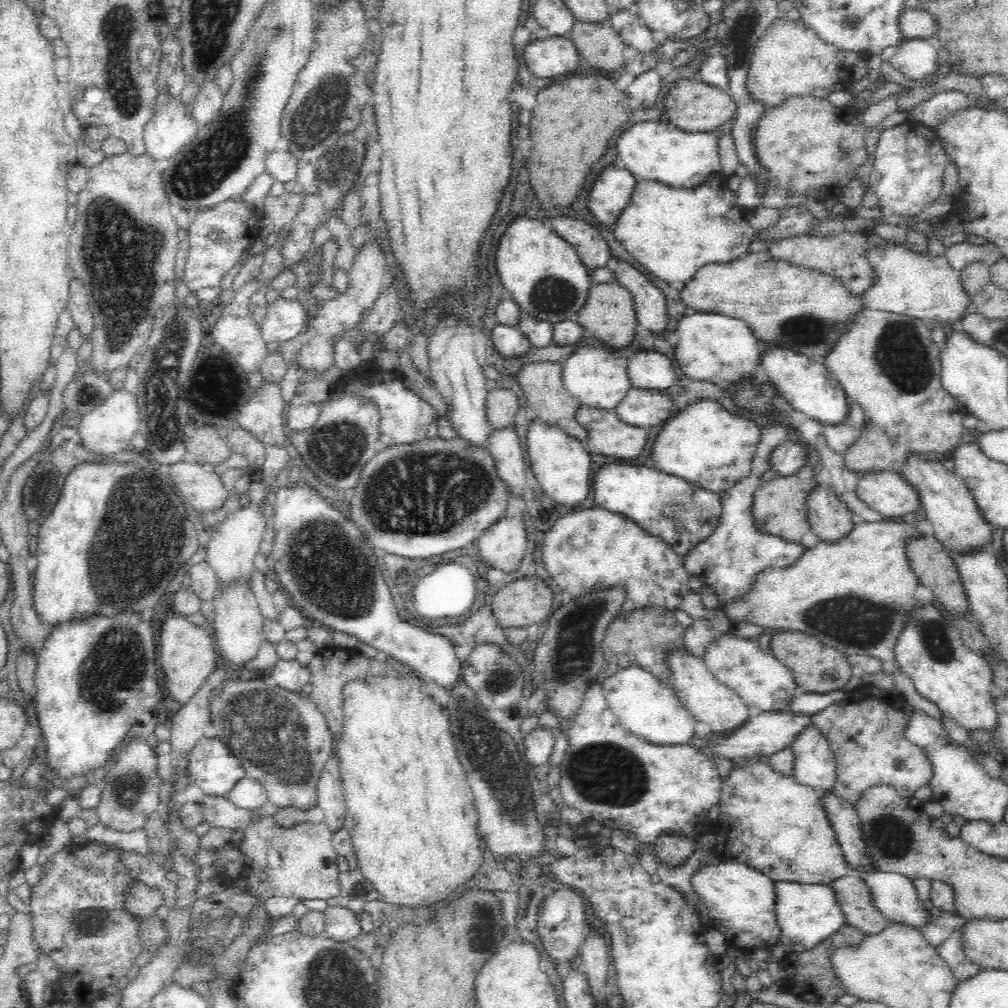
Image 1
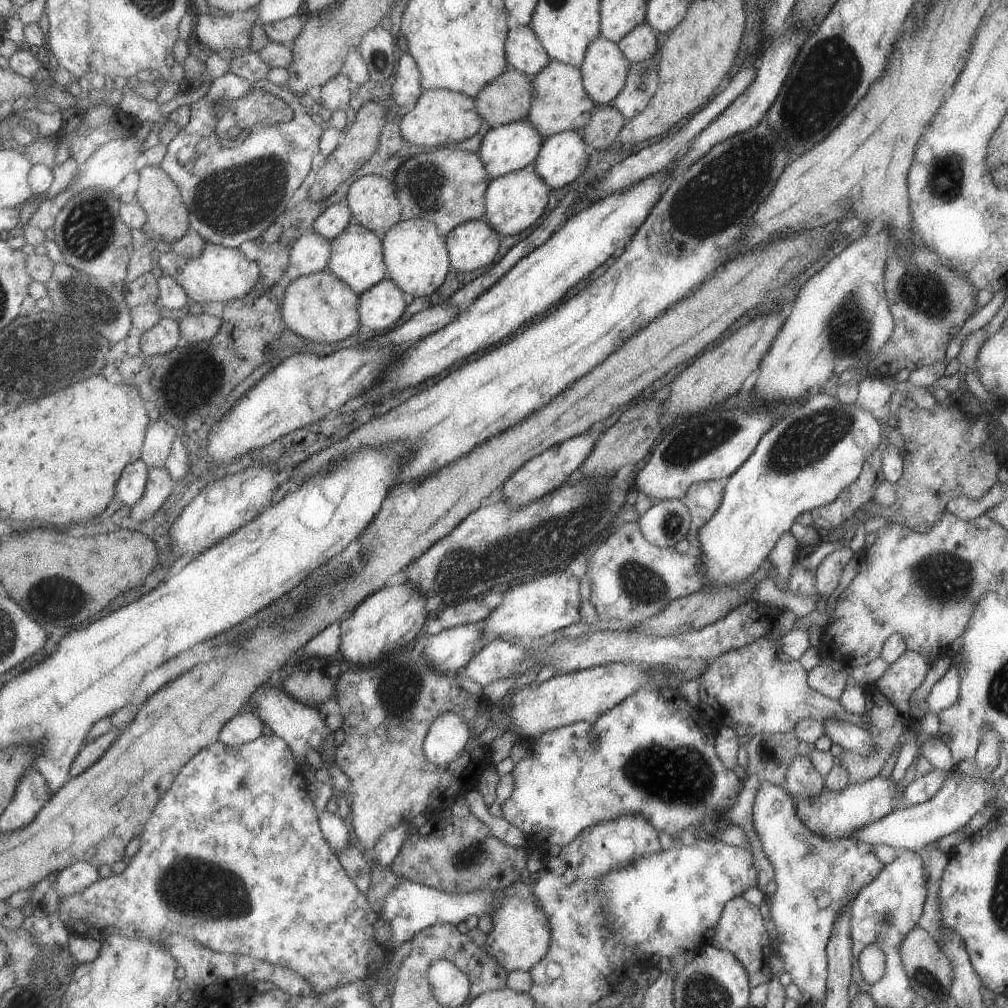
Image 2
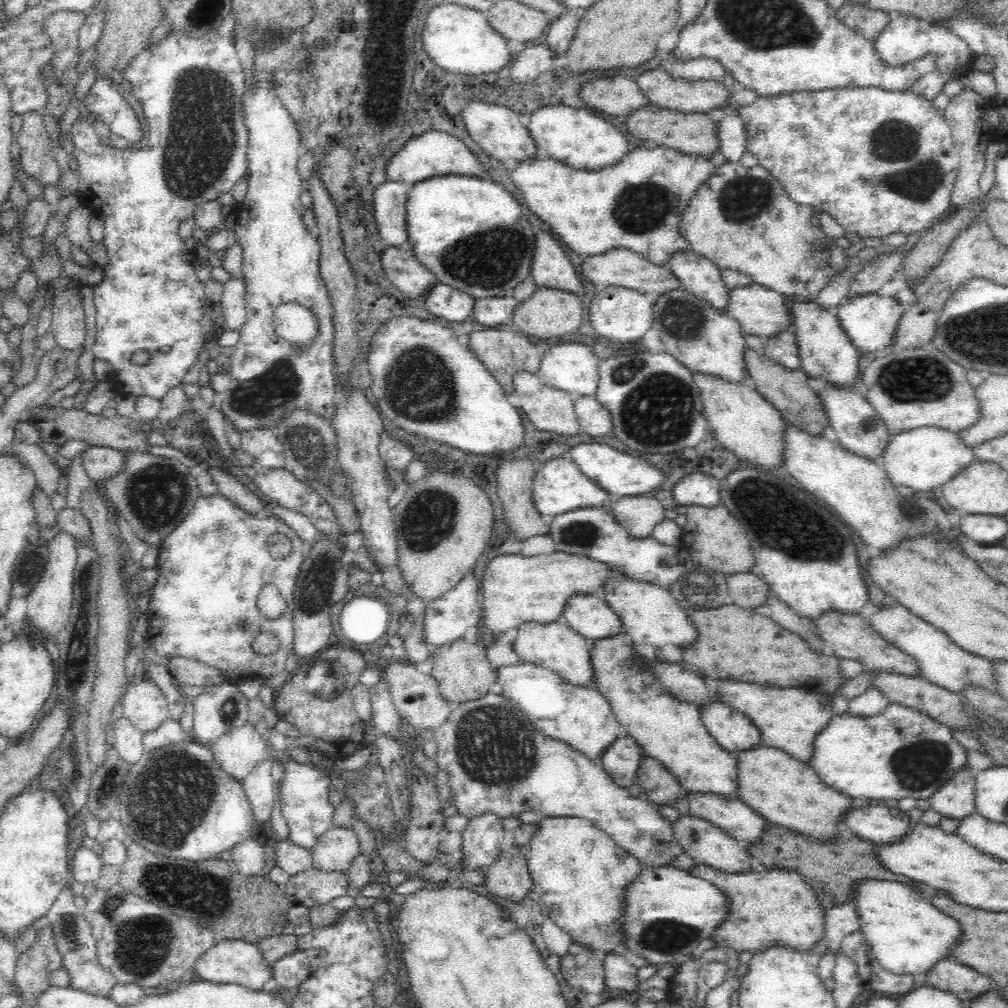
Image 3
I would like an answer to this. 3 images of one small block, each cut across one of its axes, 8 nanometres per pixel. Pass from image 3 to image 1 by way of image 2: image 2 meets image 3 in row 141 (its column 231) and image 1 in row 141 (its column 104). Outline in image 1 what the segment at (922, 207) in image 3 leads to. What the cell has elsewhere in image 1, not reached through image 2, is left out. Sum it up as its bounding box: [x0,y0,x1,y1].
[866,121,948,217]

